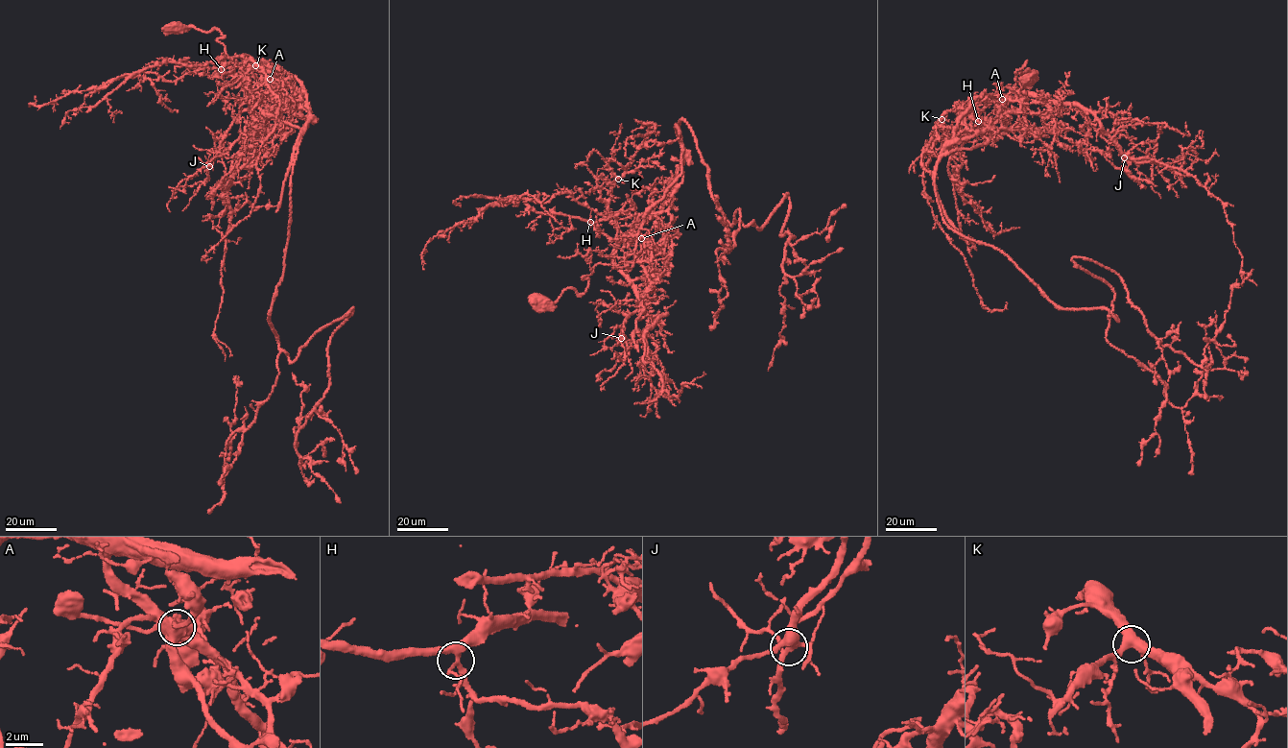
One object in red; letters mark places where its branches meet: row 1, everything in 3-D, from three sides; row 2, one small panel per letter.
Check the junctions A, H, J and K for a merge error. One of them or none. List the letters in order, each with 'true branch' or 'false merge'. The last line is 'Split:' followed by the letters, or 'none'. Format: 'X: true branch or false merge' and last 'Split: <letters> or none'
A: false merge
H: true branch
J: true branch
K: true branch
Split: A

